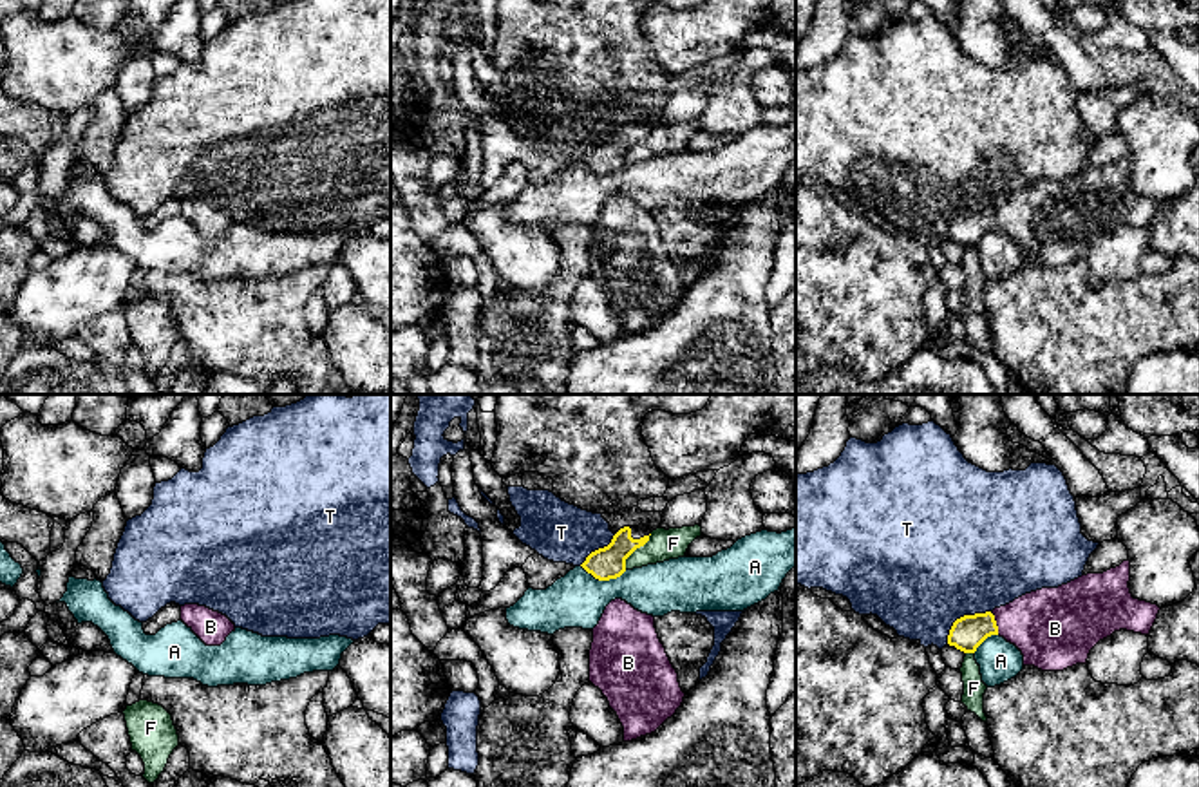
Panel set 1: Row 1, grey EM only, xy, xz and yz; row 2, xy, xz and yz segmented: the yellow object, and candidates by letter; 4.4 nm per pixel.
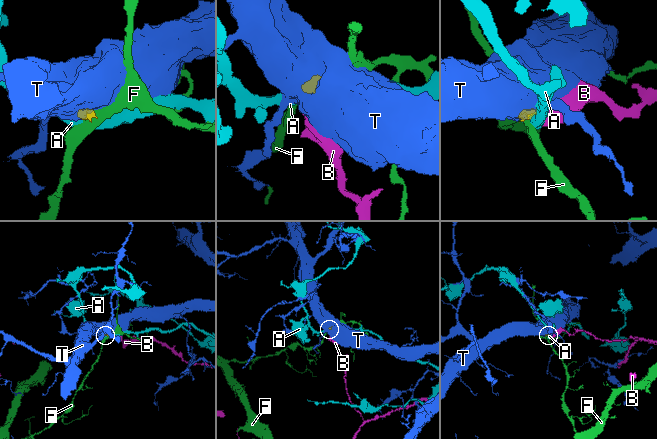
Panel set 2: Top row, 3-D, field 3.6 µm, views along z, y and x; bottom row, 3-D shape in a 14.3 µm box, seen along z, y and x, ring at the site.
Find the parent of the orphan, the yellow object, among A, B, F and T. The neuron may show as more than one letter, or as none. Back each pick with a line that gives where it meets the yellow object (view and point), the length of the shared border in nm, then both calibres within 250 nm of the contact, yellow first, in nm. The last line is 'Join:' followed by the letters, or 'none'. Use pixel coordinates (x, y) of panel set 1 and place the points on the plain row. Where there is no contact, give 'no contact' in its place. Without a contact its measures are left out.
B: meets yellow in yz at (995, 218); contact 110 nm long; 150 nm thick on the yellow side, 340 nm on the other
Join: B

